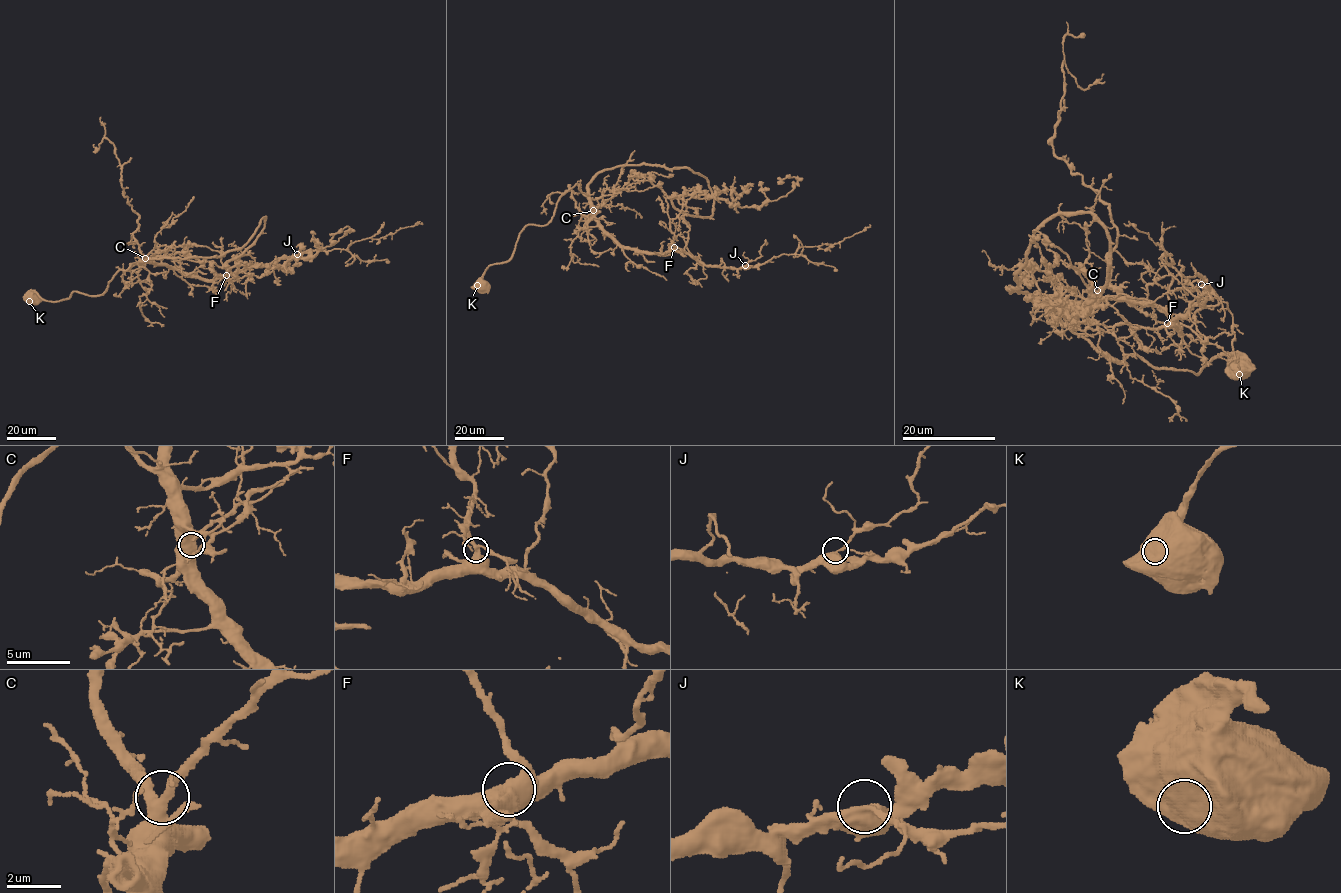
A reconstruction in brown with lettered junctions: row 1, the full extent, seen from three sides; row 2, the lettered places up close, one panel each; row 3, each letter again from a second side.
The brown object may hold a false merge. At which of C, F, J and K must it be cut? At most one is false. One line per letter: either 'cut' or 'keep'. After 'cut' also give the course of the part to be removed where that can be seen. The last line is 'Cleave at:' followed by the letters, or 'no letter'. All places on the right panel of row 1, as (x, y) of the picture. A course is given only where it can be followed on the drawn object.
C: keep
F: keep
J: keep
K: keep
Cleave at: no letter

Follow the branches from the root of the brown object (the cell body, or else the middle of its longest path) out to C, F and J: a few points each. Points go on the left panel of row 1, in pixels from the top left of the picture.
C: (32, 299), (34, 291), (49, 301), (66, 299), (73, 291), (100, 296), (119, 270), (142, 264), (145, 258)
F: (32, 299), (34, 291), (49, 301), (73, 291), (100, 296), (133, 263), (166, 263), (209, 280), (226, 275)
J: (32, 299), (34, 291), (49, 301), (73, 291), (100, 296), (133, 263), (166, 263), (212, 280), (297, 255)

